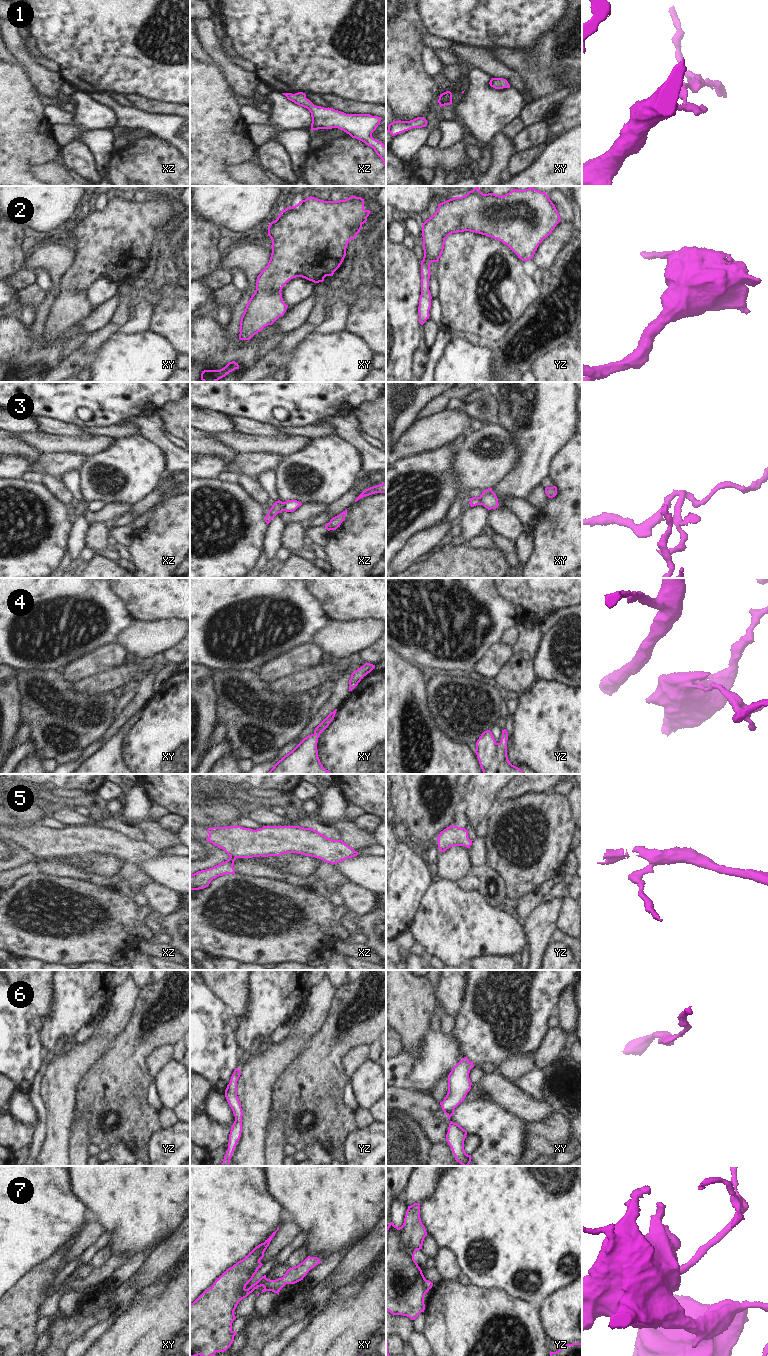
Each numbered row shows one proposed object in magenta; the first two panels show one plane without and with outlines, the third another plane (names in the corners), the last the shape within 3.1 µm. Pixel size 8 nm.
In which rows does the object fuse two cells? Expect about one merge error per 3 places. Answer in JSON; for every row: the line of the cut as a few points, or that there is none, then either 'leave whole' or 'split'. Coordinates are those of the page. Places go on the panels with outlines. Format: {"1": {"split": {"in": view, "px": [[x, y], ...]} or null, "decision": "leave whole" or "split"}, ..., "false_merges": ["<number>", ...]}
{"1": {"split": null, "decision": "leave whole"}, "2": {"split": null, "decision": "leave whole"}, "3": {"split": {"in": "xz", "px": [[283, 502], [284, 510]]}, "decision": "split"}, "4": {"split": null, "decision": "leave whole"}, "5": {"split": null, "decision": "leave whole"}, "6": {"split": null, "decision": "leave whole"}, "7": {"split": {"in": "xy", "px": [[273, 1280], [274, 1286], [279, 1291]]}, "decision": "split"}, "false_merges": ["3", "7"]}

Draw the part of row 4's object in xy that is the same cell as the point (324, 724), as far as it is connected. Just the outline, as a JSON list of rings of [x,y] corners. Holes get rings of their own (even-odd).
[[[337,709],[331,712],[314,730],[314,733],[304,738],[291,752],[279,760],[267,774],[333,774],[326,770],[318,757],[317,743],[320,734],[329,726],[335,717]]]

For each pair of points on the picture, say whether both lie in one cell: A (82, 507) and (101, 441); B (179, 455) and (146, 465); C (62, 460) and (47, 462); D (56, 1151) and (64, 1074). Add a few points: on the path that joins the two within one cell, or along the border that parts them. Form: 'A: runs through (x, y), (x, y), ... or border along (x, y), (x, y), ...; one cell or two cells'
A: border along (114, 439), (105, 448), (87, 456); two cells
B: border along (150, 441), (163, 456), (166, 471); two cells
C: runs through (58, 462), (51, 462); one cell
D: runs through (57, 1132), (60, 1113), (60, 1093); one cell

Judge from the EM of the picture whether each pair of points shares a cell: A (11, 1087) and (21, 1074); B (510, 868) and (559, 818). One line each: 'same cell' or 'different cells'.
A: different cells
B: same cell

